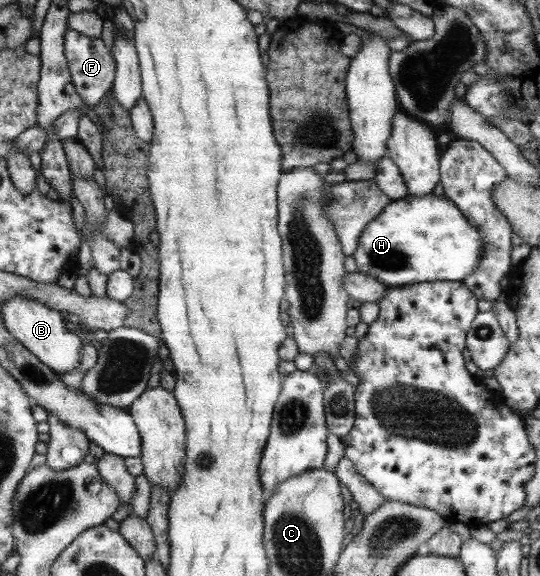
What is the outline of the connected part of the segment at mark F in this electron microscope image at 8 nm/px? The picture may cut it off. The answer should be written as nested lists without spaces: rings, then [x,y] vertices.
[[[69,29],[64,34],[64,56],[67,60],[74,89],[83,99],[85,106],[93,110],[103,100],[107,90],[111,88],[113,78],[116,78],[113,56],[109,54],[103,40],[85,36],[76,30]]]

